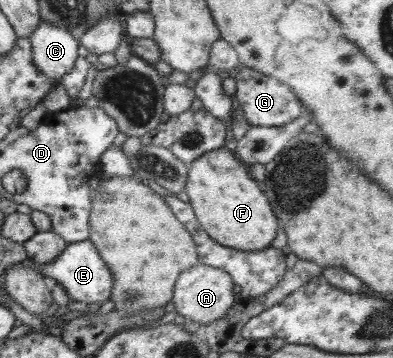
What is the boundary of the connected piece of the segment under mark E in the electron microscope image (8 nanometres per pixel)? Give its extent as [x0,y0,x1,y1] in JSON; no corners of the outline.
[16,239,114,307]

